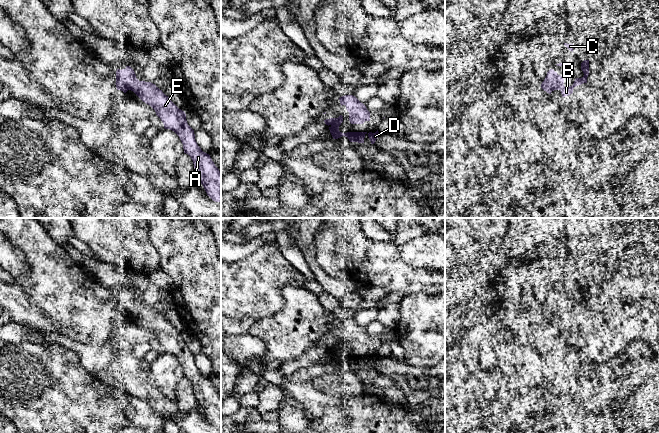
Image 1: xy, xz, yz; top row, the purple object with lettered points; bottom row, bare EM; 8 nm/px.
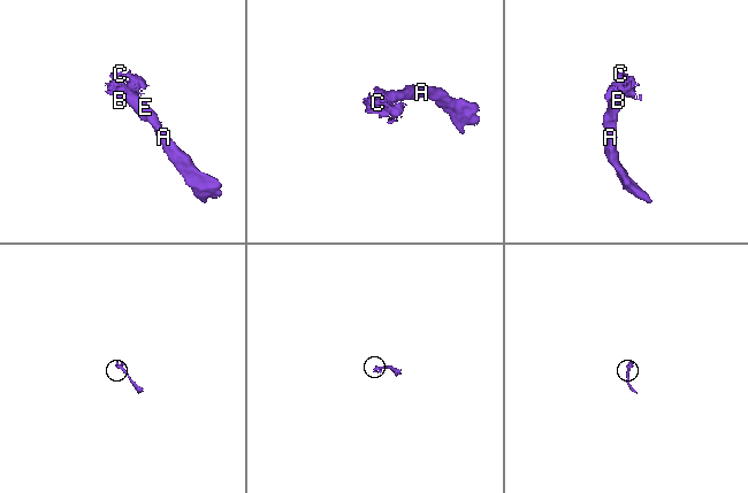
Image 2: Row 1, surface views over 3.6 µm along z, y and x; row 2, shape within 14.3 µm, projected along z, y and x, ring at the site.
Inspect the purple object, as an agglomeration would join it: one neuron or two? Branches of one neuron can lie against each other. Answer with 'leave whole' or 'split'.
leave whole

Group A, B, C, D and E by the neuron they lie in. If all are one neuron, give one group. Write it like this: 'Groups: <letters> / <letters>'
Groups: A B C D E

